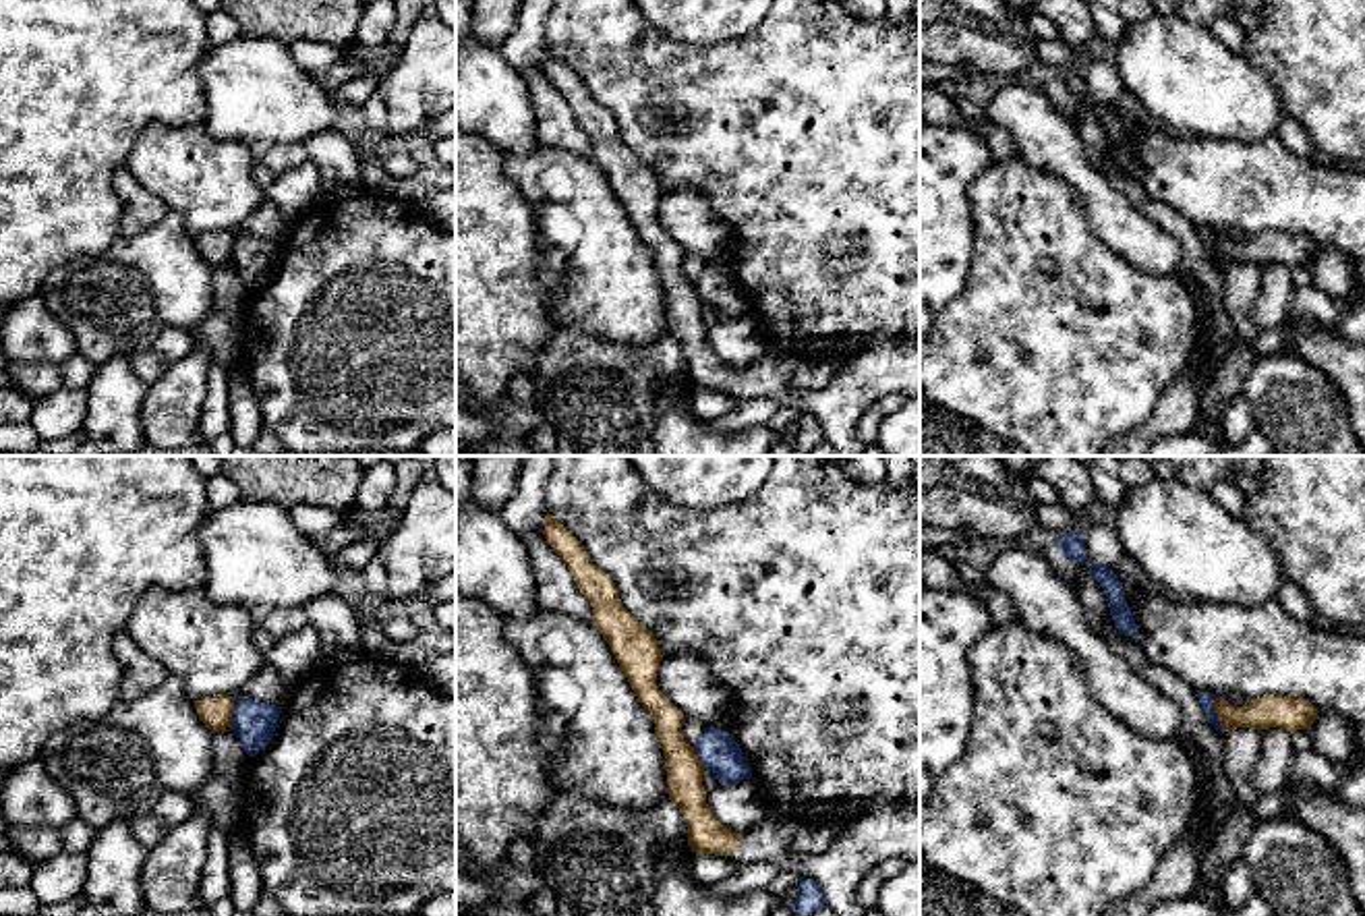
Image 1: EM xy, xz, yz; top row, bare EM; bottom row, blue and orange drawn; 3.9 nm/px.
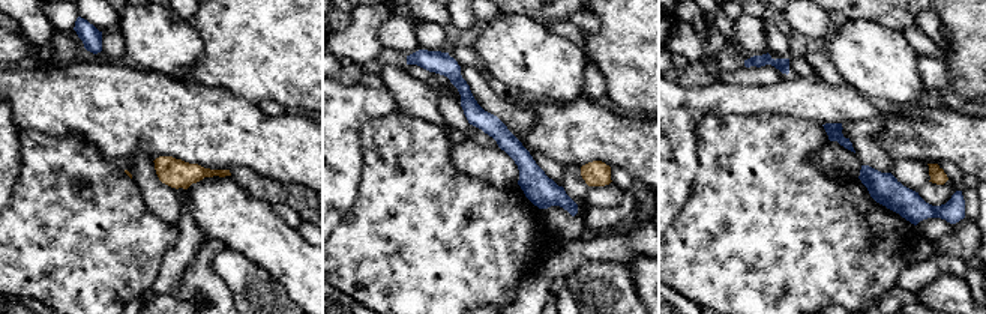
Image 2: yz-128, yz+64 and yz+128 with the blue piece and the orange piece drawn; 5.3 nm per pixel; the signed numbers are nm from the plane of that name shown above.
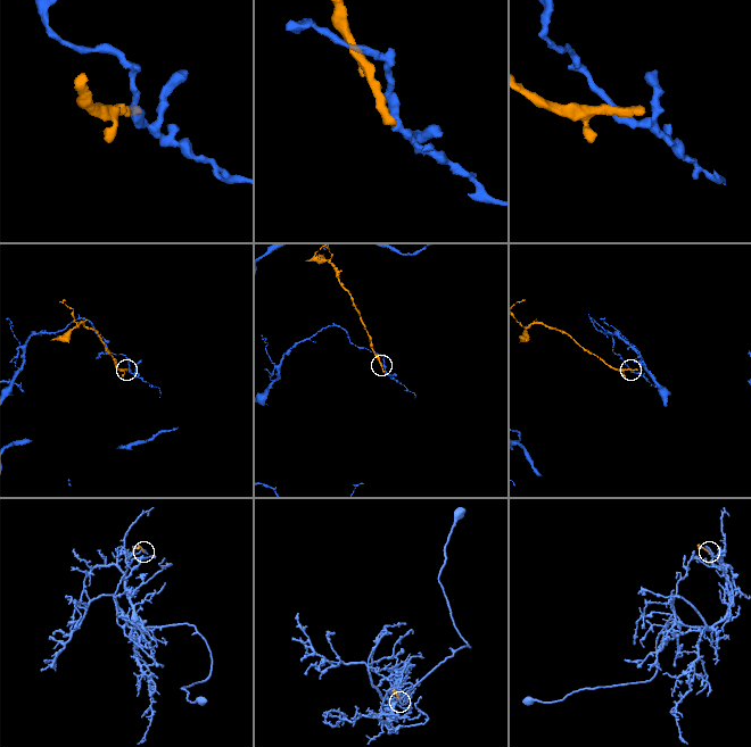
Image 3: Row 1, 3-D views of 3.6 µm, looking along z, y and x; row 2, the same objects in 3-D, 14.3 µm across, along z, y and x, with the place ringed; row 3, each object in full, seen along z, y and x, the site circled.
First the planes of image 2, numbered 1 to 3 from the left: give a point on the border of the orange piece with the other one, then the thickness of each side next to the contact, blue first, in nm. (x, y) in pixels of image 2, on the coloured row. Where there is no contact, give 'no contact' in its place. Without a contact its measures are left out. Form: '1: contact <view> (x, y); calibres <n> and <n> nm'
1: no contact
2: no contact
3: no contact

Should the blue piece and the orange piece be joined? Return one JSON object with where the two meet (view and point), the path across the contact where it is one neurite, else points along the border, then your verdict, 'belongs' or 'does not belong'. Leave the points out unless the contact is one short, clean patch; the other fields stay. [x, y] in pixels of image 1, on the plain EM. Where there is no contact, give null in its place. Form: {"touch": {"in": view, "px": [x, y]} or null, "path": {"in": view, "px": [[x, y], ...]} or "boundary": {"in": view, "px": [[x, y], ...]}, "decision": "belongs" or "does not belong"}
{"touch": {"in": "yz", "px": [1216, 251]}, "boundary": {"in": "yz", "px": [[1214, 233], [1223, 268]]}, "decision": "does not belong"}

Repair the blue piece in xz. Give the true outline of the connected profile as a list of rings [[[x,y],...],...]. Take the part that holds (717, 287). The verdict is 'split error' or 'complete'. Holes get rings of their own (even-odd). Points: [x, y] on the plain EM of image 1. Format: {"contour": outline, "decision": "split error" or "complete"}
{"contour": [[[706,263],[694,286],[702,303],[719,313],[719,319],[731,321],[752,313],[748,294],[727,265]]], "decision": "complete"}

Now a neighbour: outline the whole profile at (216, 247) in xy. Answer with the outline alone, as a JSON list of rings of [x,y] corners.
[[[228,230],[205,232],[201,236],[195,236],[195,245],[197,245],[199,255],[211,267],[232,263],[234,232],[228,232]]]

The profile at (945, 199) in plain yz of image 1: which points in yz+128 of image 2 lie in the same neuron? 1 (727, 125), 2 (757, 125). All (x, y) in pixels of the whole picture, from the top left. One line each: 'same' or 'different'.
1: different
2: different

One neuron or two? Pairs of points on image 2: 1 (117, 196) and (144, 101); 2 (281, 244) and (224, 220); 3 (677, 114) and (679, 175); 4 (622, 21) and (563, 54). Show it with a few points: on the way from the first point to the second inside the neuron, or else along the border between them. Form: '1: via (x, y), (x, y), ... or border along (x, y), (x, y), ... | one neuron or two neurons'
1: border along (92, 144), (120, 167) | two neurons
2: via (267, 241), (248, 224), (237, 220) | one neuron
3: via (677, 129), (679, 160) | one neuron
4: border along (581, 48), (587, 60) | two neurons

